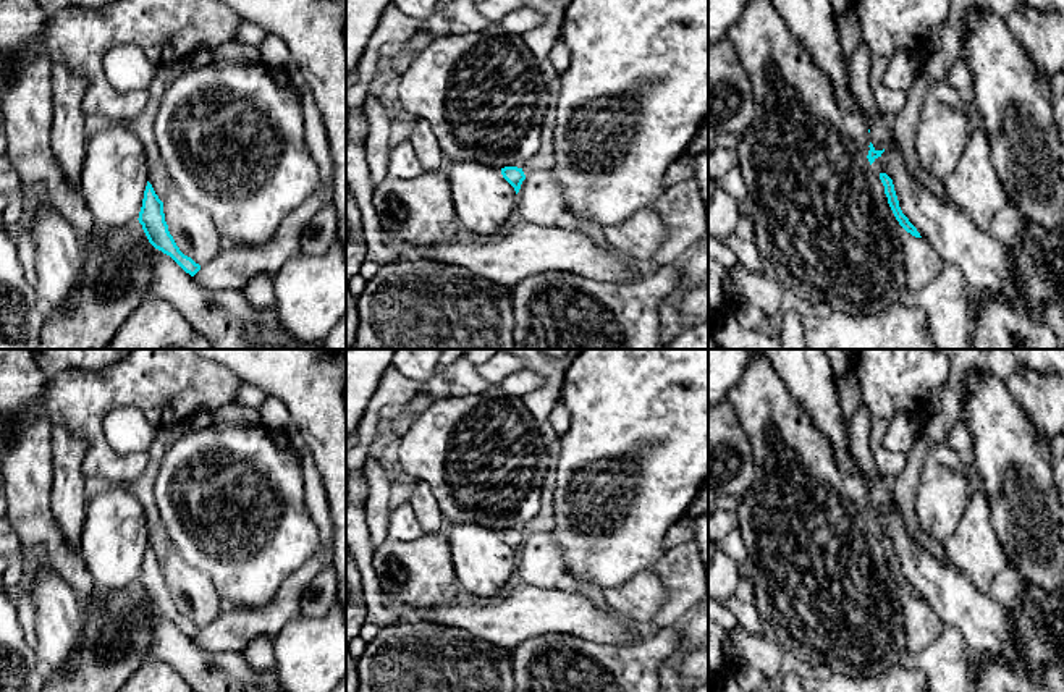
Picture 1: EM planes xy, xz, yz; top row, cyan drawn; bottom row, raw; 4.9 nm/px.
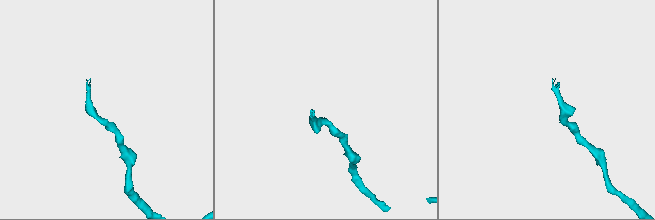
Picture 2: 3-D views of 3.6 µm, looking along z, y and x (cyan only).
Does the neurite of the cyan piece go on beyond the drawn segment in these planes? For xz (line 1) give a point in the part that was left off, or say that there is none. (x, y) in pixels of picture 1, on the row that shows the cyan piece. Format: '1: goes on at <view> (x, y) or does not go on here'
1: does not go on here

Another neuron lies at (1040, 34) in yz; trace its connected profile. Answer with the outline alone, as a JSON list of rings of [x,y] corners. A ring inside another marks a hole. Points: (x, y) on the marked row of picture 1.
[[[1015,5],[1006,24],[1027,58],[1046,78],[1064,70],[1064,16]]]

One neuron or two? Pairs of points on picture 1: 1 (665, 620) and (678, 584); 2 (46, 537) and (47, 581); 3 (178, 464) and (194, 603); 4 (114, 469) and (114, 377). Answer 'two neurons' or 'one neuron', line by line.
1: one neuron
2: two neurons
3: two neurons
4: one neuron

